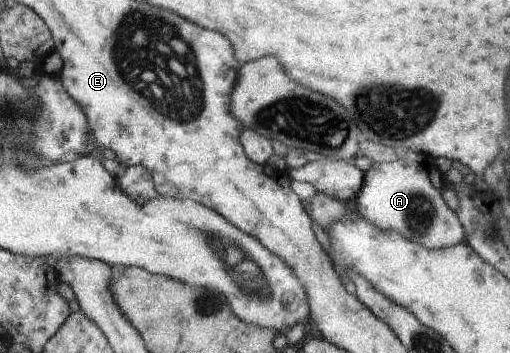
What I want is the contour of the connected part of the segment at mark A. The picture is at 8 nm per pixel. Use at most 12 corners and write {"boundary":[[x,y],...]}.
{"boundary":[[422,154],[373,163],[352,205],[430,250],[465,242]]}

